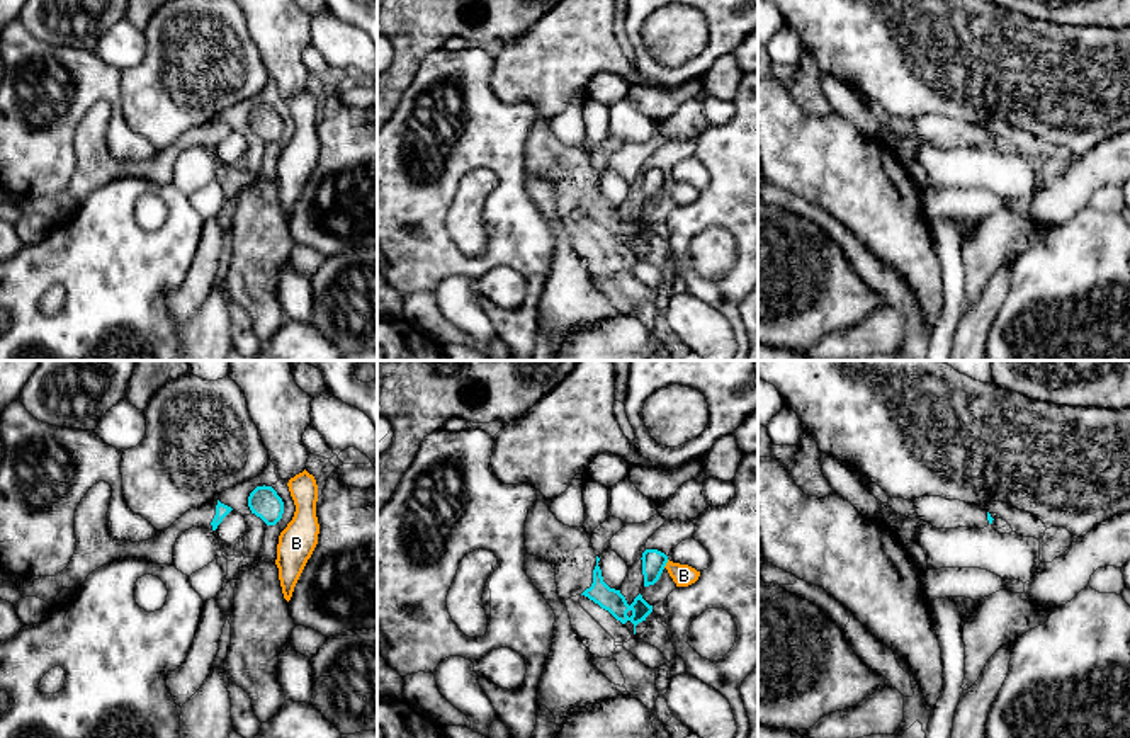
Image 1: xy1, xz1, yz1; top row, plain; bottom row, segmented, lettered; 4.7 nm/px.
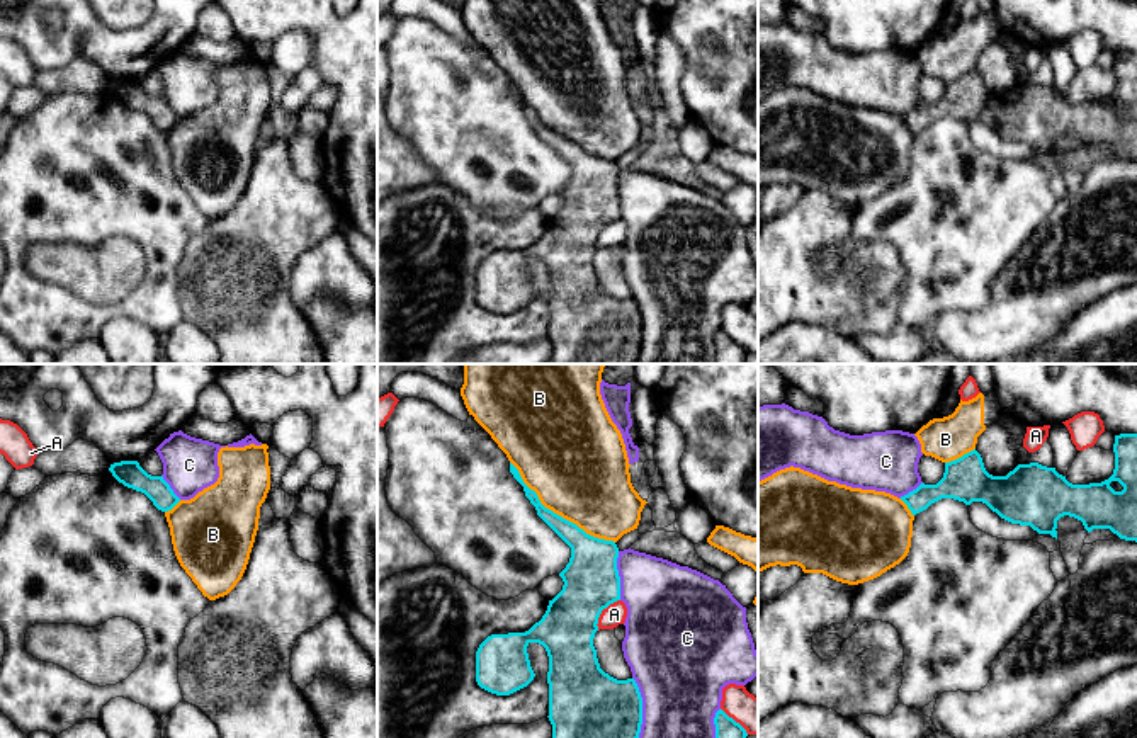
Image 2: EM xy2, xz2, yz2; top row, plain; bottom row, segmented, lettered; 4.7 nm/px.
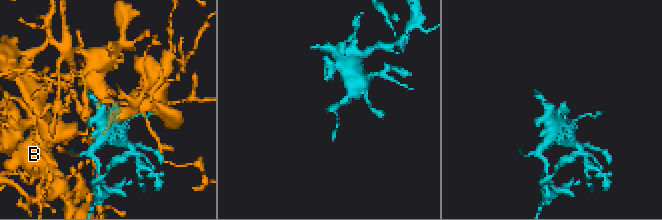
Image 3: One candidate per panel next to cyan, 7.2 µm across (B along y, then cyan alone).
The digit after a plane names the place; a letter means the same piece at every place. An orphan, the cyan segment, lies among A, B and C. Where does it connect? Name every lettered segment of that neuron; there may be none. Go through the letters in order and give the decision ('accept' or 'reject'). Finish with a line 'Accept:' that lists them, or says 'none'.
A: reject
B: reject
C: reject
Accept: none

